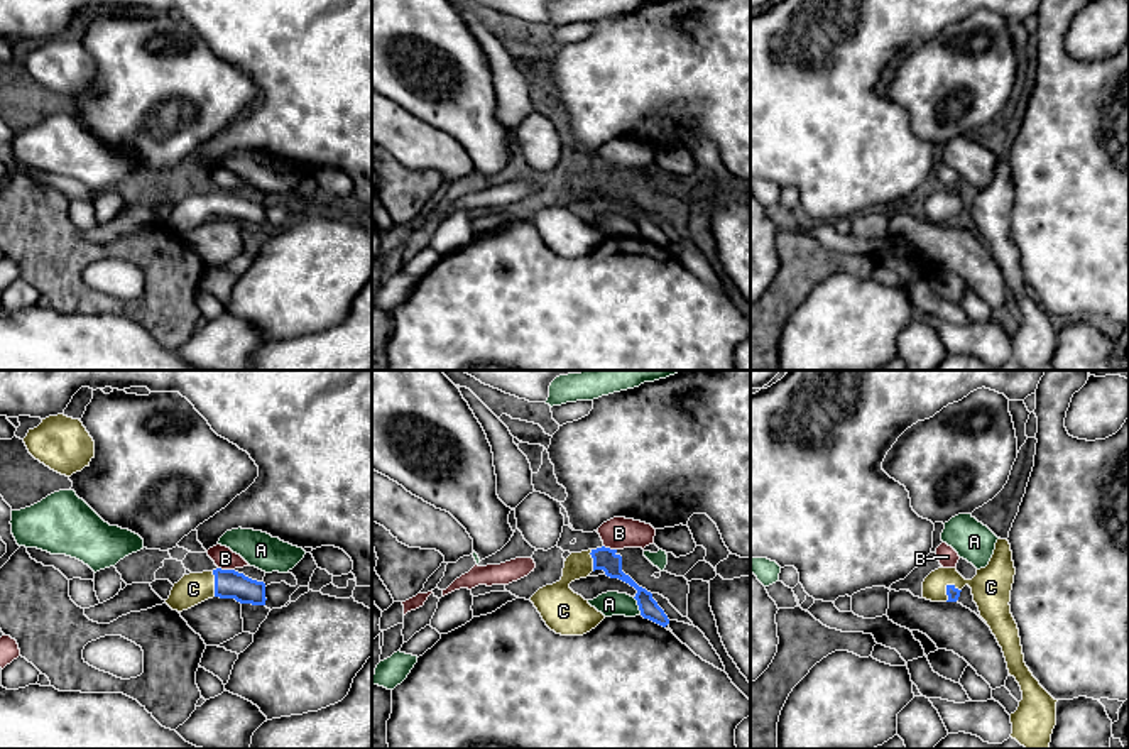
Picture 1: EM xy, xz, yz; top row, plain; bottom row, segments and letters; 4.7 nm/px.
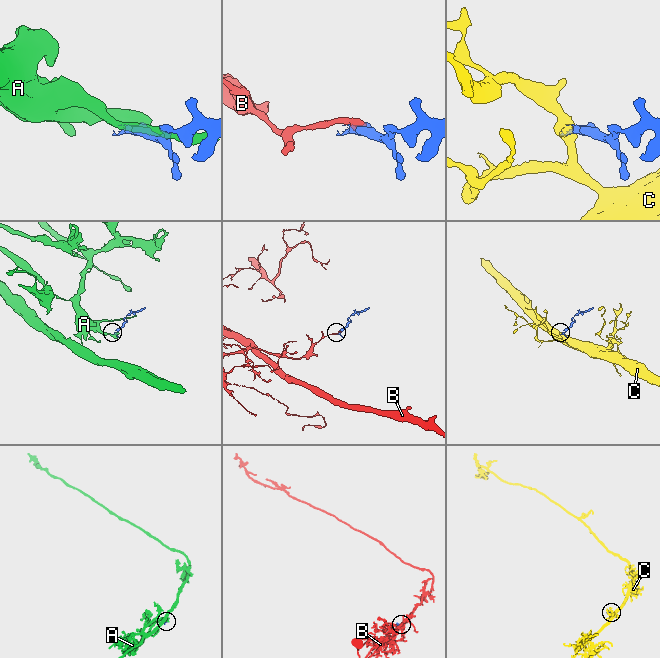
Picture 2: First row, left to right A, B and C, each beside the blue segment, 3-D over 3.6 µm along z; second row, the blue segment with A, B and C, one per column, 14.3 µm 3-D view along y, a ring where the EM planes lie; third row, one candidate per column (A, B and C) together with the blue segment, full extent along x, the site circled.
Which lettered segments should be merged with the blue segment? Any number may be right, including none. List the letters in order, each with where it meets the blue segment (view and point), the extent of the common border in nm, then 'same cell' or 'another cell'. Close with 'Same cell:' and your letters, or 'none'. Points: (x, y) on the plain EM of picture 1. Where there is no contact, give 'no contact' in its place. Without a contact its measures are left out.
A: meets blue in xz at (638, 225); contact 100 nm long; another cell
B: meets blue in xy at (227, 191); contact 80 nm long; another cell
C: meets blue in yz at (947, 208); contact 100 nm long; same cell
Same cell: C

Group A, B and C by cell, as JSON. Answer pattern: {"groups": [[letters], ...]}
{"groups": [["A"], ["B"], ["C"]]}

